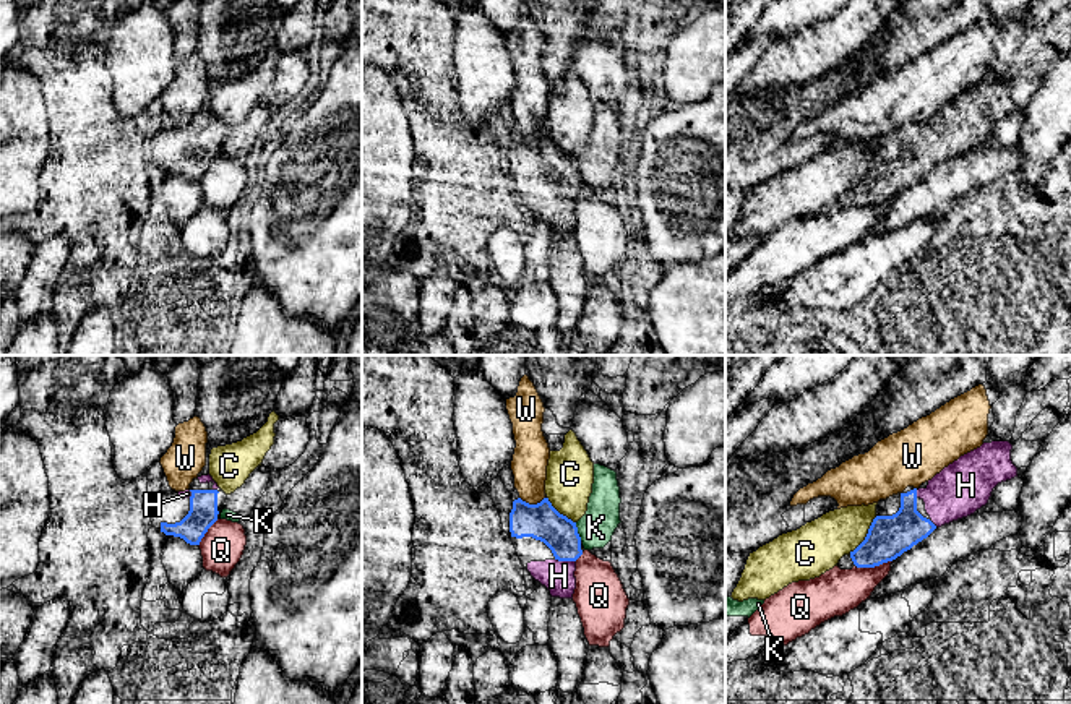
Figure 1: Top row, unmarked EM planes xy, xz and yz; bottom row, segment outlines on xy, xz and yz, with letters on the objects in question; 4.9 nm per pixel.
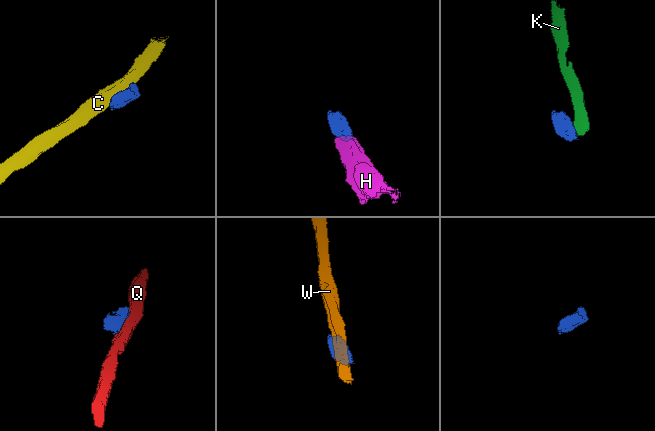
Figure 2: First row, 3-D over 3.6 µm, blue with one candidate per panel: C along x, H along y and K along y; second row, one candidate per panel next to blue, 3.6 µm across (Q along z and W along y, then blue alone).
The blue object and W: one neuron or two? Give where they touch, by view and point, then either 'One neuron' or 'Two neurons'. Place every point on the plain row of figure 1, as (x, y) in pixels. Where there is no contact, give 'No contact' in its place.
Touches blue at xz (533, 141). Two neurons

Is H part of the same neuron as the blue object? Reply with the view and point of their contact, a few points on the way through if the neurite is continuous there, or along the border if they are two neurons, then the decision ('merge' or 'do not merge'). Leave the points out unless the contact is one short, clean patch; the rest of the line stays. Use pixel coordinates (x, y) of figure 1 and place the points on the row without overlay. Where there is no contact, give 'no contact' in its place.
contact xz (565, 197); way xz (541, 158), (565, 182), (565, 197), (559, 213); merge

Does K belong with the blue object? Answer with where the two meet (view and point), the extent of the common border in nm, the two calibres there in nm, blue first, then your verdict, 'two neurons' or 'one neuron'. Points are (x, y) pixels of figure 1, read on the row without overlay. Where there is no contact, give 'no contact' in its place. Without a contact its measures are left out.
xz (576, 169) | 100 nm | 180/180 nm | two neurons

